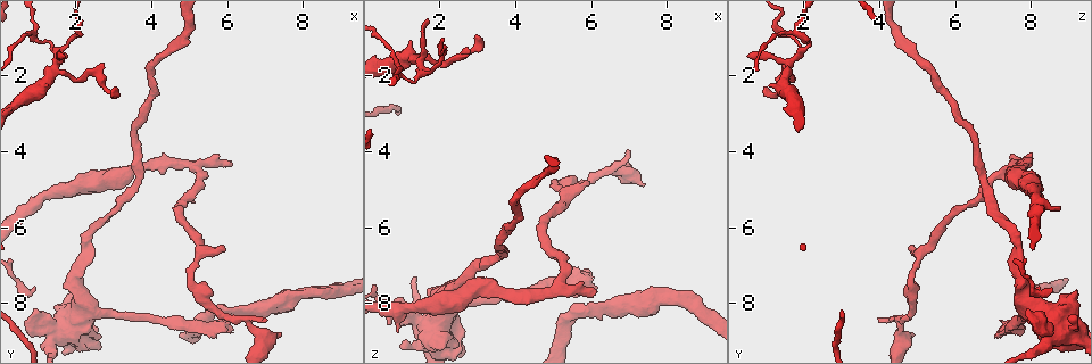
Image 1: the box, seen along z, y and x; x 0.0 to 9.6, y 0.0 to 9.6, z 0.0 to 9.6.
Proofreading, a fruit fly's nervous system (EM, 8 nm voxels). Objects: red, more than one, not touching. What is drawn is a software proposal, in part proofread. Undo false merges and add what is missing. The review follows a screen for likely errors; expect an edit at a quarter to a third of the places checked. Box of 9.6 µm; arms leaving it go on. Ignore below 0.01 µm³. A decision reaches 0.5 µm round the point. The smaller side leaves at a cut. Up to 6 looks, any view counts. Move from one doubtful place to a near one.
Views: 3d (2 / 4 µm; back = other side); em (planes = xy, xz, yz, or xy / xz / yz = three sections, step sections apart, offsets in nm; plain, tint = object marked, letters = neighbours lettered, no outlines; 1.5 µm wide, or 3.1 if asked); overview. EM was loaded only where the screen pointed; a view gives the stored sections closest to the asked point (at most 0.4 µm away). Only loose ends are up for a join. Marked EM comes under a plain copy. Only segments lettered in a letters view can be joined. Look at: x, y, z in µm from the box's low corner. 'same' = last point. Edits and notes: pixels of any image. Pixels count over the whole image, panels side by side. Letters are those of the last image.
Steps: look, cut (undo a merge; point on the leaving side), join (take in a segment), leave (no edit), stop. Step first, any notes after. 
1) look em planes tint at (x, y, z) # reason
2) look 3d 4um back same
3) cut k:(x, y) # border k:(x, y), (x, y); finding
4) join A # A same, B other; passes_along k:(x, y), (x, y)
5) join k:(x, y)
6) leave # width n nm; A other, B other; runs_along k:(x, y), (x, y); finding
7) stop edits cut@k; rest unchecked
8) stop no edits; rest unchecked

look em planes tint at (0.95, 5.40, 8.15) # sudden change in width

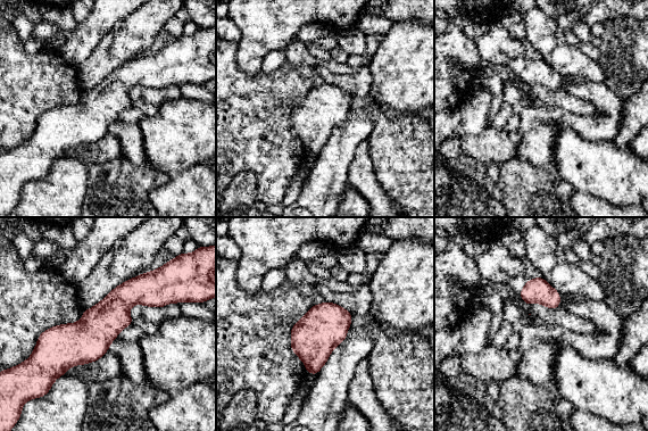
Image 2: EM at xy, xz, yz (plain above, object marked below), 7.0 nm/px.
look em planes letters same # what lies round it

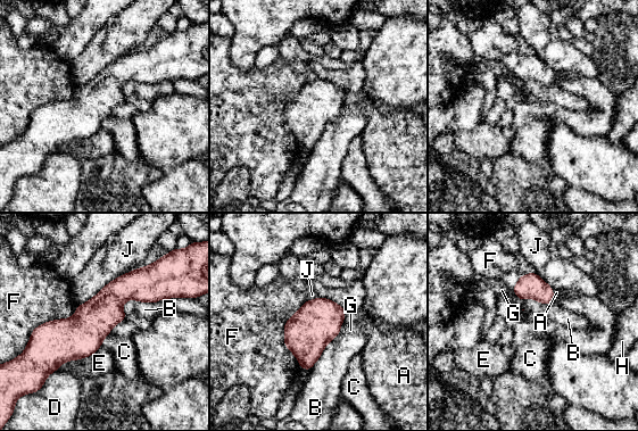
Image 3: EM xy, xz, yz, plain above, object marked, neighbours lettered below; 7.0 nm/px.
leave # A other, B other, C other, D other, E other, F other, G other, H other, J other; runs_along 3:(162, 293), (121, 292), (75, 338), (34, 339); continuous, no second cell

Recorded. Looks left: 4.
look em planes letters at (2.95, 2.45, 1.35) # sharp bend

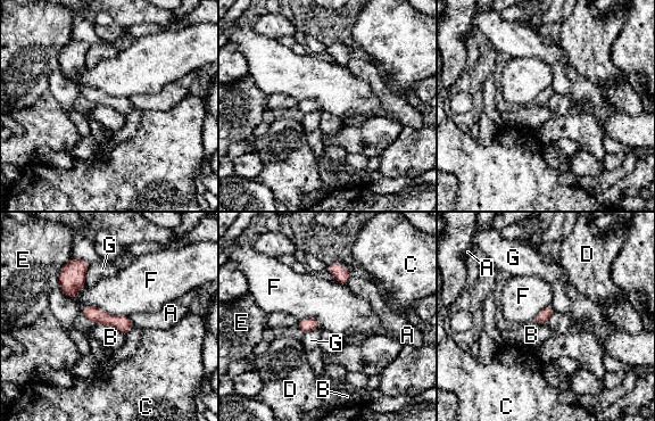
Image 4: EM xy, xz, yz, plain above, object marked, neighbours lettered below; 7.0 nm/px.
leave # longest_contact F 360 nm; A other, B other, C other, D other, E other, F other, G other; all the same cell

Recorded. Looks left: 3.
look 3d 2um at (6.15, 4.30, 7.65) # free end

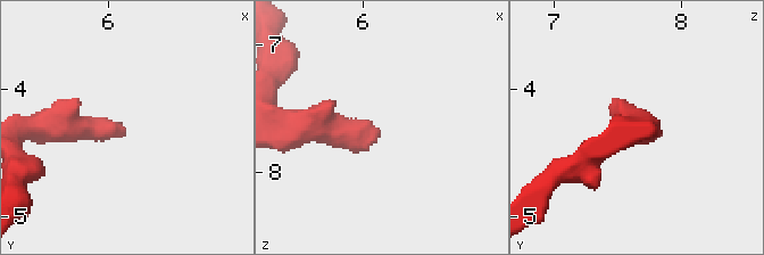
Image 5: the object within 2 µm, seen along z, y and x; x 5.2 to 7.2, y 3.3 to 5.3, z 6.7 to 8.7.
look em planes letters at (6.12, 4.30, 7.64) # need the tissue

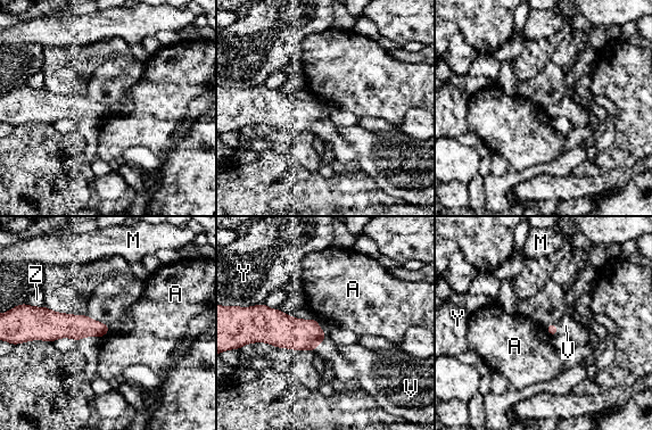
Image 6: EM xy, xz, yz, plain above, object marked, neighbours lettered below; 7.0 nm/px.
join V # A other, M other, V same, Y other, Z other; passes_along 6:(289, 332), (320, 342), (348, 362); it goes on there

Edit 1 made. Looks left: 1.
stop edits join@6; rest unchecked

